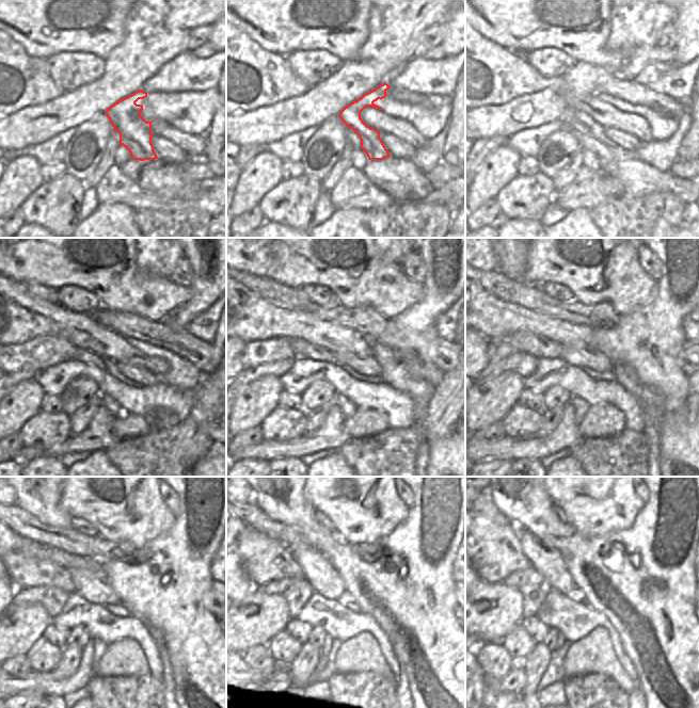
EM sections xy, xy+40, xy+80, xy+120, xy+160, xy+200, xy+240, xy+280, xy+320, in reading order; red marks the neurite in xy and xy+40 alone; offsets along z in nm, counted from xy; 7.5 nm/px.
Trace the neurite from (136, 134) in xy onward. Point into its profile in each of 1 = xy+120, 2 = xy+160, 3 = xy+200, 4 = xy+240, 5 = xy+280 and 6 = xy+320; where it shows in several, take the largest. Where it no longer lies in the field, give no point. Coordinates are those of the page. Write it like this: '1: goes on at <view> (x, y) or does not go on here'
1: goes on at xy+120 (81, 354)
2: goes on at xy+160 (302, 349)
3: goes on at xy+200 (537, 346)
4: goes on at xy+240 (25, 572)
5: goes on at xy+280 (265, 559)
6: goes on at xy+320 (492, 545)

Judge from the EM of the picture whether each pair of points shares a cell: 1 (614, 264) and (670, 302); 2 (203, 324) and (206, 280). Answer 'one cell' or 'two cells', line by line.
1: two cells
2: two cells

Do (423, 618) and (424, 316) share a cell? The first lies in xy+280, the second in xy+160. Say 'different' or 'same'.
same

